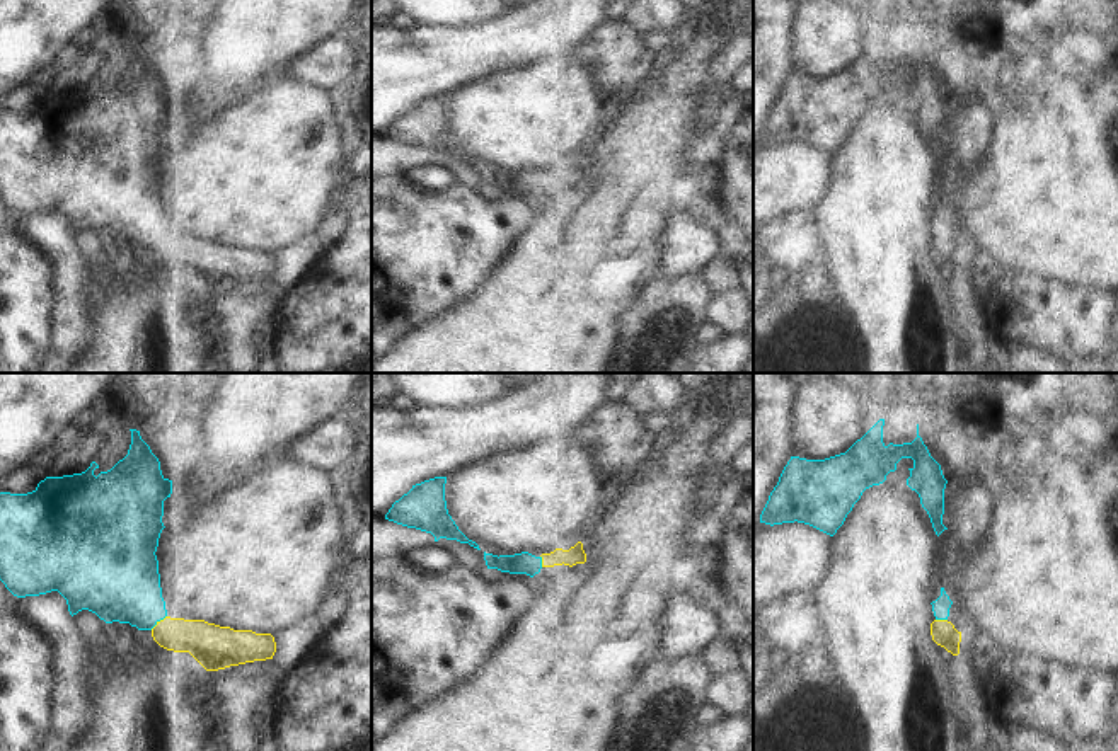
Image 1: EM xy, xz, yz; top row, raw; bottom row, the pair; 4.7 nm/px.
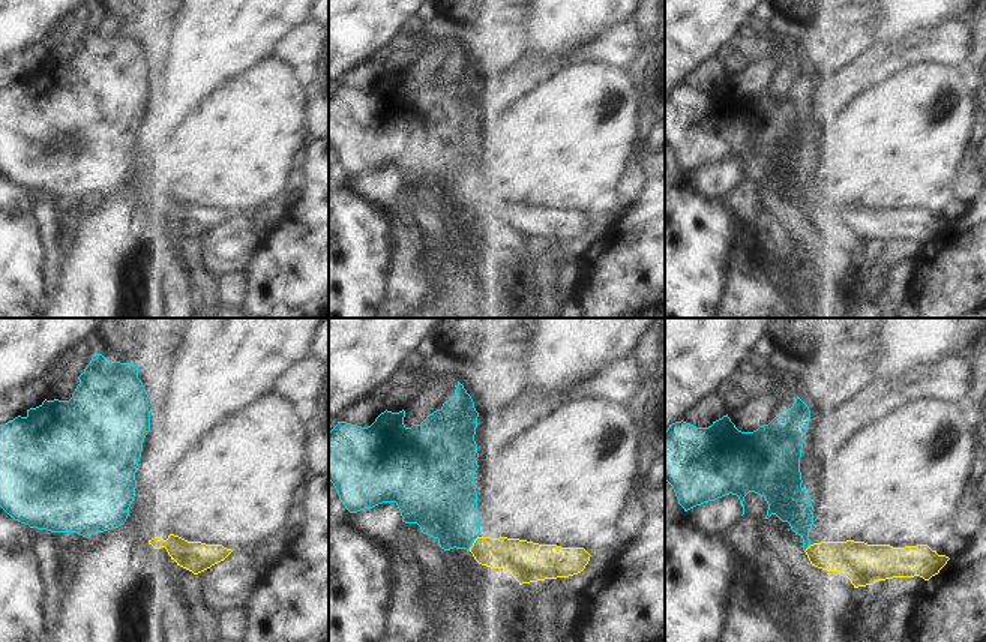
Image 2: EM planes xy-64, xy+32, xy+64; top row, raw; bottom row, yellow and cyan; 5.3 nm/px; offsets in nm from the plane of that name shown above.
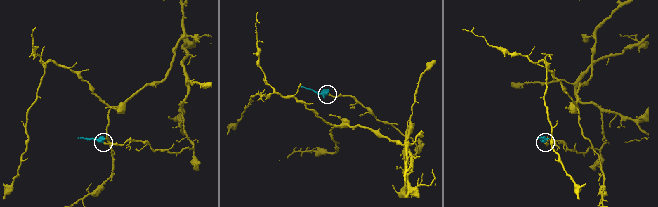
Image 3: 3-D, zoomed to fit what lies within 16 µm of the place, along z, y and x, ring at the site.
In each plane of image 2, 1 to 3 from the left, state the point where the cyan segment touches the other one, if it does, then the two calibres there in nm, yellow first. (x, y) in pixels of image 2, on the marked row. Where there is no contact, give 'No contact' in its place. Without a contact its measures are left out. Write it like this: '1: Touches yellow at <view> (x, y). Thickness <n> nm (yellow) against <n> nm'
1: No contact
2: Touches yellow at xy+32 (473, 543). Thickness 190 nm (yellow) against 340 nm
3: Touches yellow at xy+64 (808, 548). Thickness 190 nm (yellow) against 200 nm

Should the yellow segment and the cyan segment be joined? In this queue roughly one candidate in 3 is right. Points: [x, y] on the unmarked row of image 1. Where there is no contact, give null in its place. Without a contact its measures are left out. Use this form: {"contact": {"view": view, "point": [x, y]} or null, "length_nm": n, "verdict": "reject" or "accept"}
{"contact": {"view": "xy", "point": [157, 240]}, "length_nm": 100, "verdict": "accept"}

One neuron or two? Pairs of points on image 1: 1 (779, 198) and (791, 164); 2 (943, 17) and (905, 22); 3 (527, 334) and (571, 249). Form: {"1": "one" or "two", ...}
{"1": "one", "2": "one", "3": "one"}

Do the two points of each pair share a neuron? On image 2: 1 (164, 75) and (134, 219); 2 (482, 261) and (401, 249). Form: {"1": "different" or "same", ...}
{"1": "same", "2": "different"}

